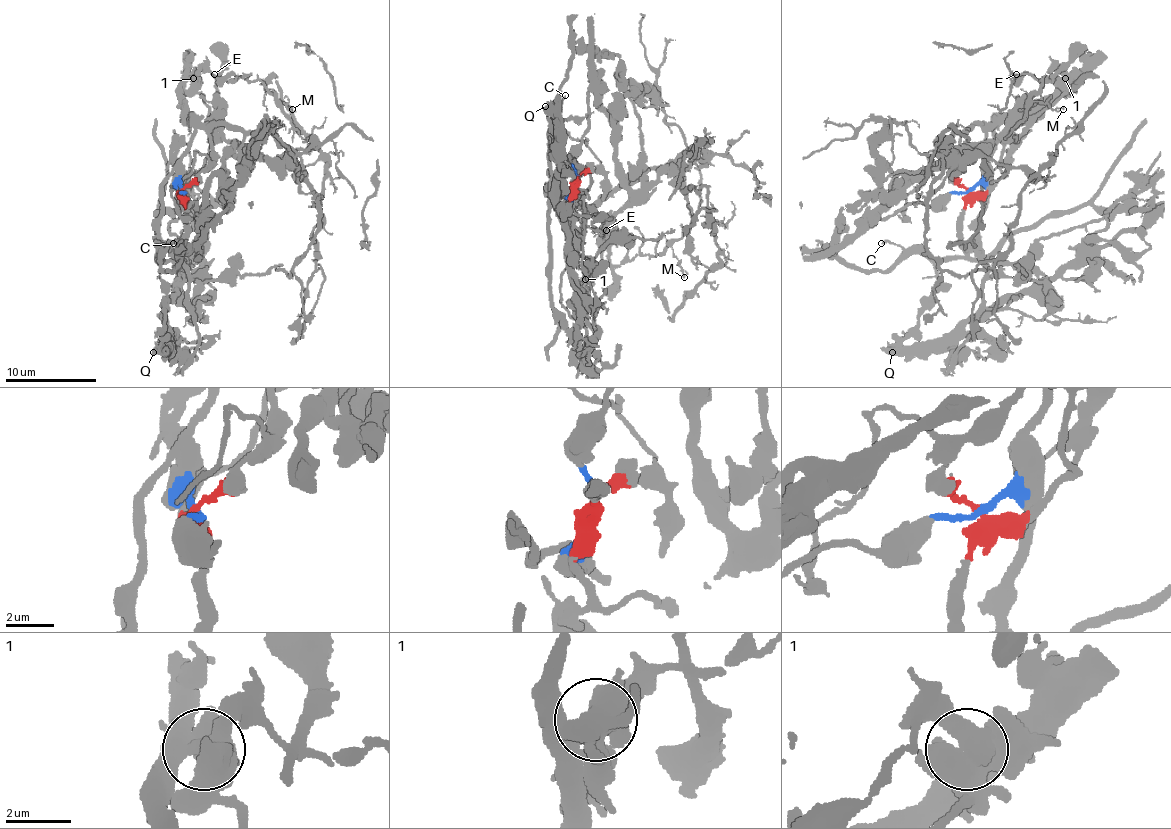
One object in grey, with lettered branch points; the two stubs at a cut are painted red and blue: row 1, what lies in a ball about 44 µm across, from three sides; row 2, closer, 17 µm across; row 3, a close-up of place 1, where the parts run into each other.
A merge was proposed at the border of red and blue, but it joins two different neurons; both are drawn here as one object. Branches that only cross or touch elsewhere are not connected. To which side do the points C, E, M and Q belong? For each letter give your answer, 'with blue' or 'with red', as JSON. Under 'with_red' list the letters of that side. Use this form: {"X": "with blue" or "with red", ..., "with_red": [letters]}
{"C": "with red", "E": "with blue", "M": "with blue", "Q": "with red", "with_red": ["C", "Q"]}

